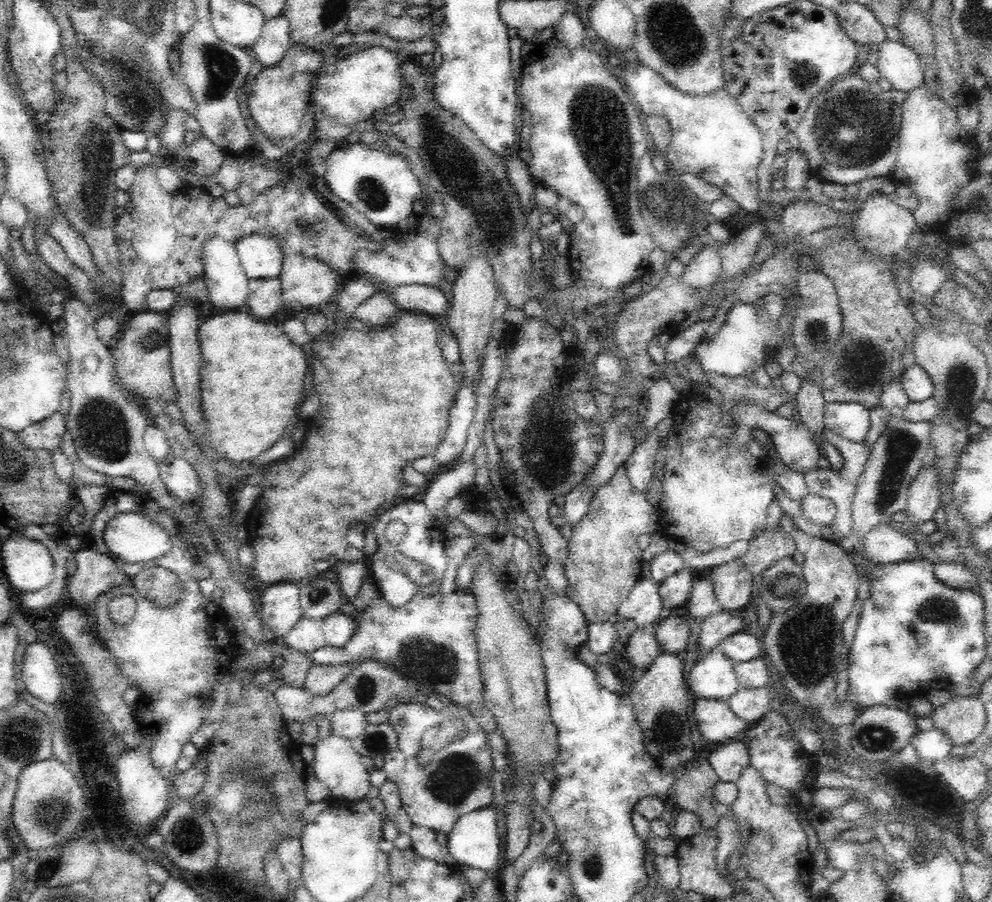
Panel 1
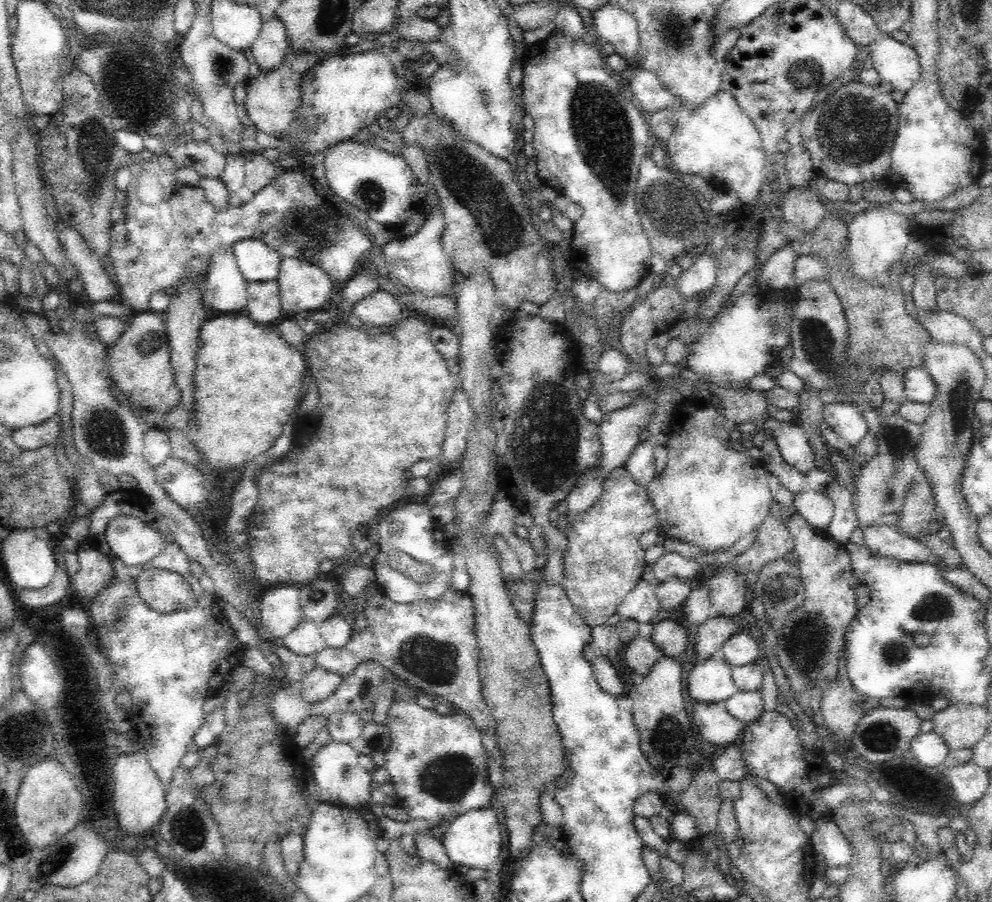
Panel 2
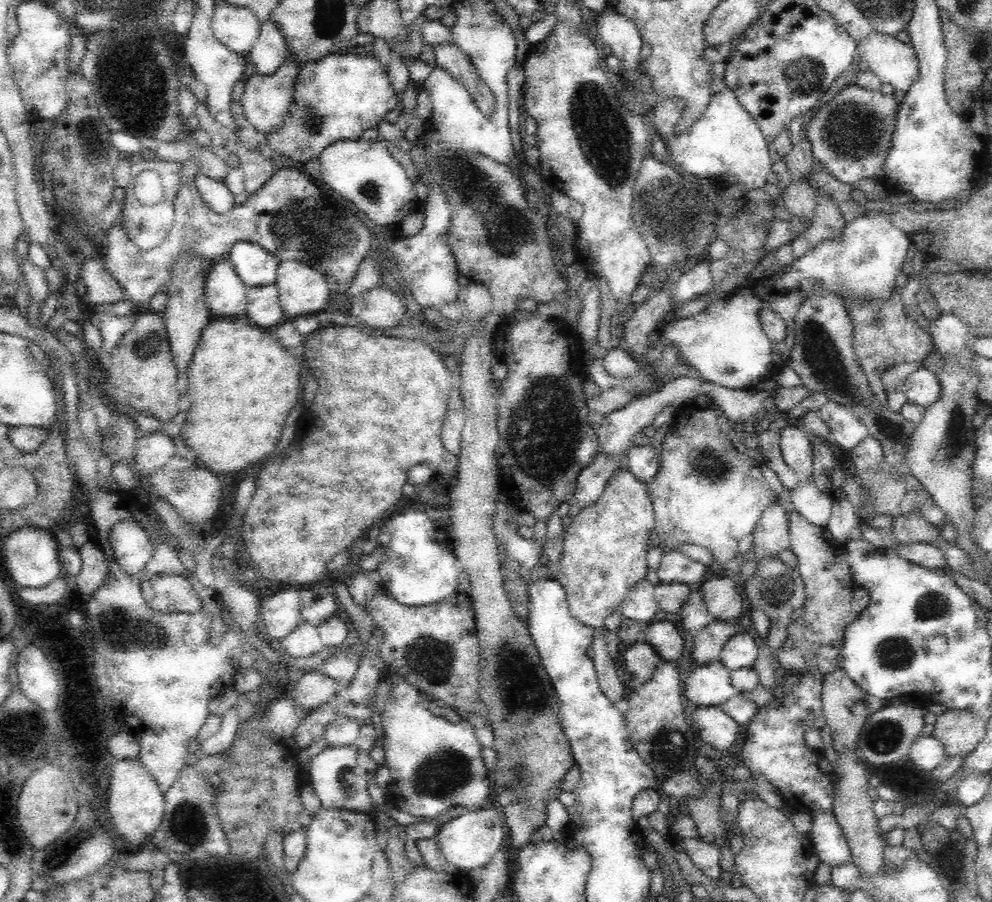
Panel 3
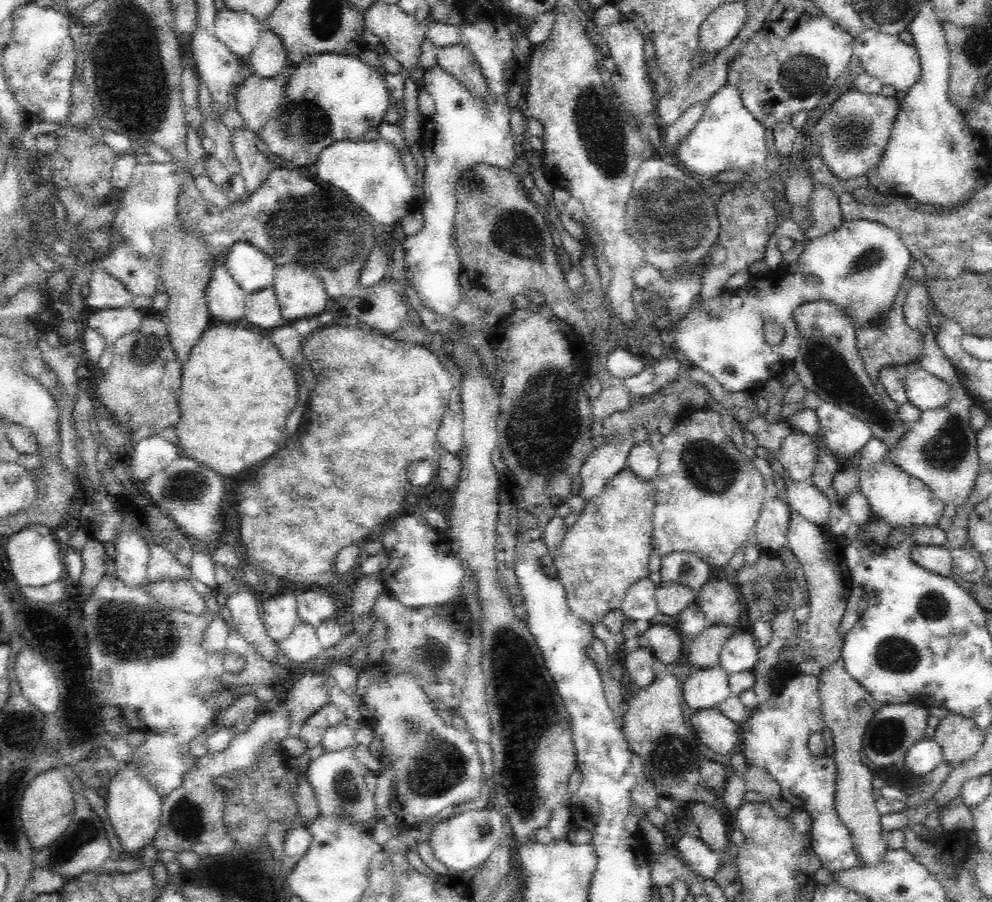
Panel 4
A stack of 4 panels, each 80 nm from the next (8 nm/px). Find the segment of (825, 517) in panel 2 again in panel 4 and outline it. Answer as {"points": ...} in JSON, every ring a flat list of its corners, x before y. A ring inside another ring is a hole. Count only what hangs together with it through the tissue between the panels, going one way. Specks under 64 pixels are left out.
{"points":[[788,478,785,481,786,496,791,510,798,512,814,524,823,525,826,520,829,520,830,502,811,480,795,481]]}

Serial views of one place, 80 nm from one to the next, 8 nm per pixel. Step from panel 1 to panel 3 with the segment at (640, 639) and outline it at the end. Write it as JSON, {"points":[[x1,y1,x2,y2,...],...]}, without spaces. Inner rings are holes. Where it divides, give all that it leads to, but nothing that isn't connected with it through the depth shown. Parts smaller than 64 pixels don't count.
{"points":[[636,641,628,646,624,654,624,660,628,672,640,679,640,682,650,680,656,669,664,663,664,659,658,655,650,644]]}

